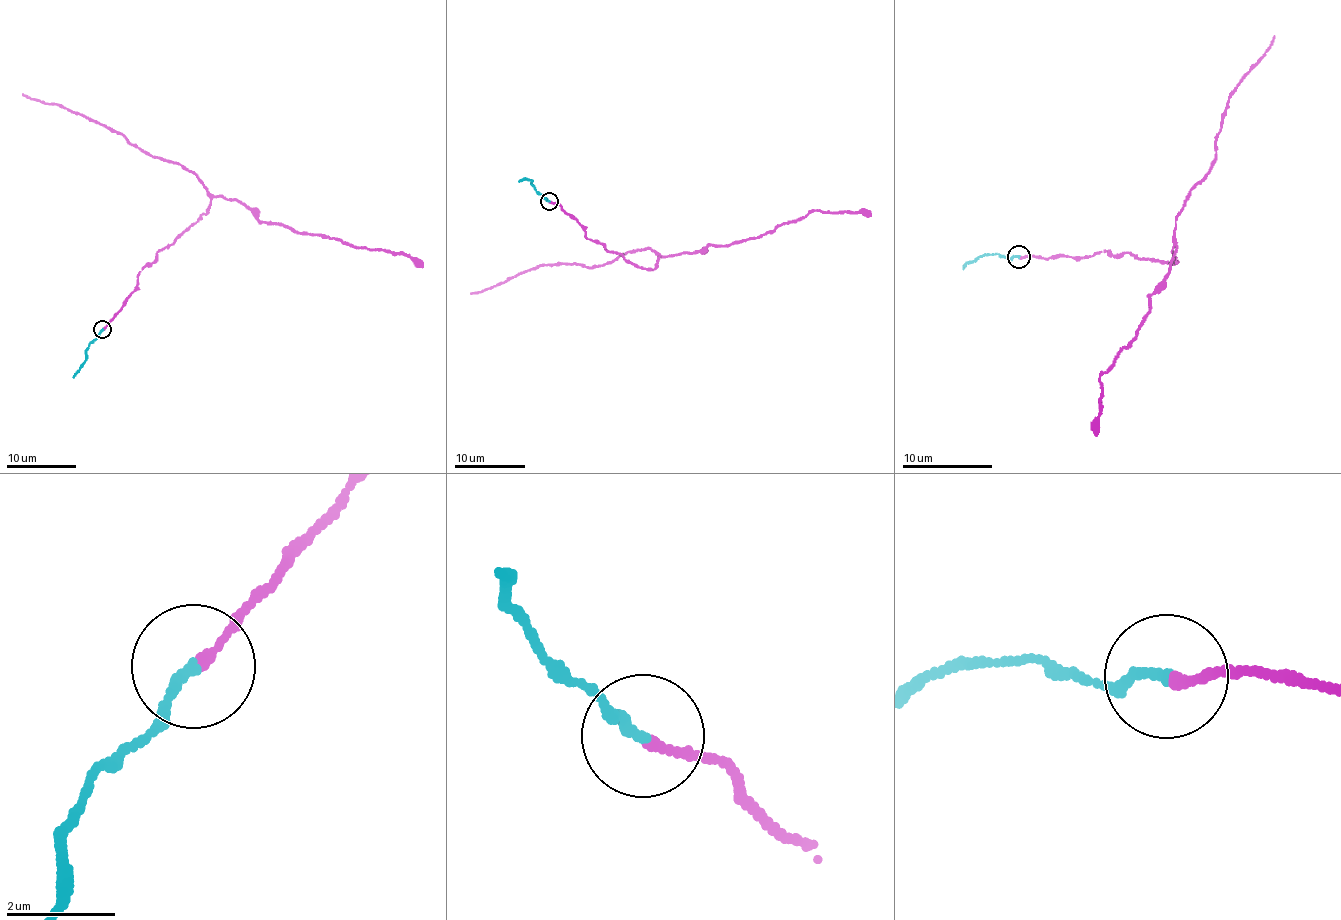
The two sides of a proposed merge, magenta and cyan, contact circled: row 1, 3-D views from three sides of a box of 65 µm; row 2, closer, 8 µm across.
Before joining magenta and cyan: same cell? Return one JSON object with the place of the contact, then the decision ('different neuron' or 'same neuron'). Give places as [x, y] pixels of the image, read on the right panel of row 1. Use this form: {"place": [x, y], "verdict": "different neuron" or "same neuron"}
{"place": [1018, 256], "verdict": "same neuron"}

